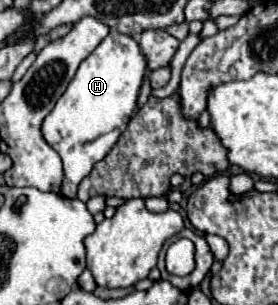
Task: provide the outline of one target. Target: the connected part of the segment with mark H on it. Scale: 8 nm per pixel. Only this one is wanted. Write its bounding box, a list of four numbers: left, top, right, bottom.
[42,30,146,198]

